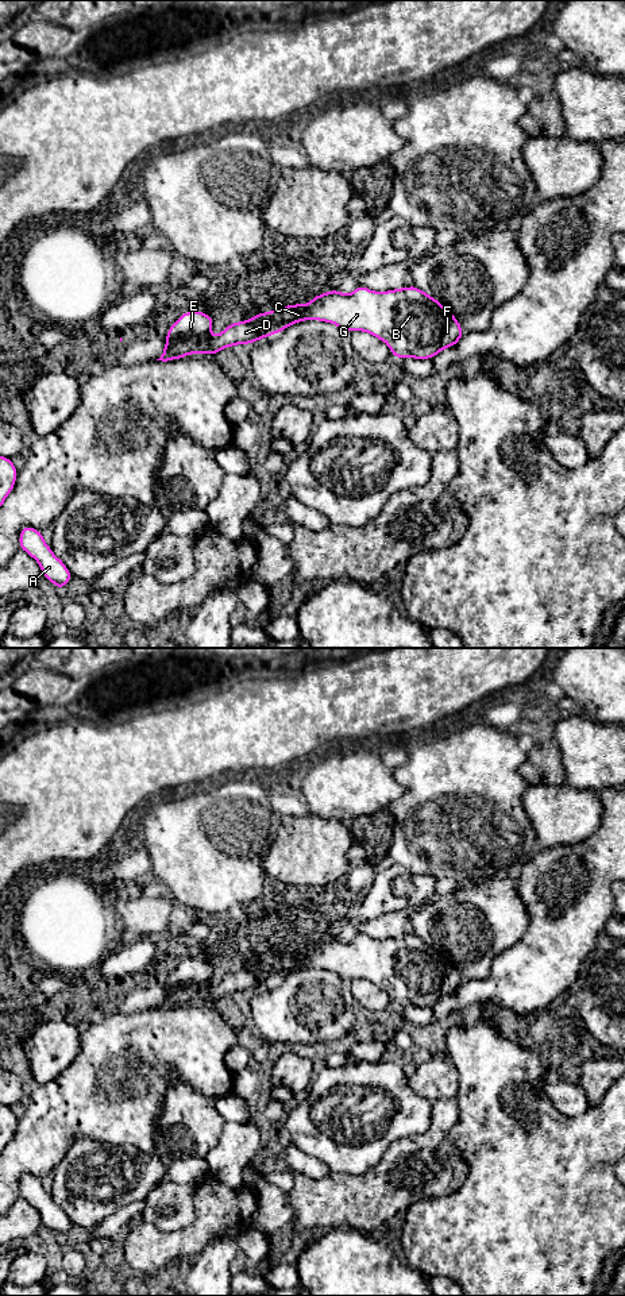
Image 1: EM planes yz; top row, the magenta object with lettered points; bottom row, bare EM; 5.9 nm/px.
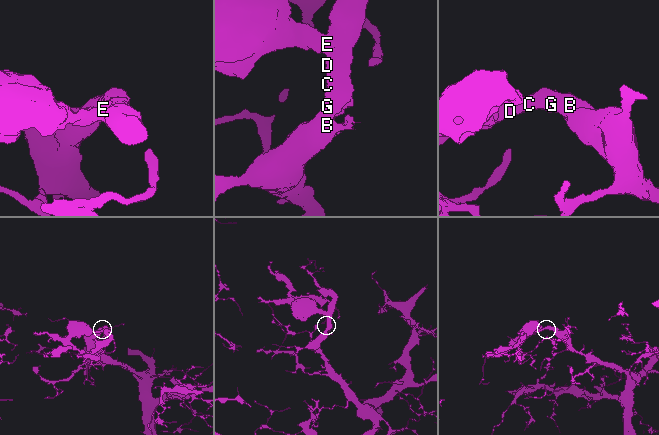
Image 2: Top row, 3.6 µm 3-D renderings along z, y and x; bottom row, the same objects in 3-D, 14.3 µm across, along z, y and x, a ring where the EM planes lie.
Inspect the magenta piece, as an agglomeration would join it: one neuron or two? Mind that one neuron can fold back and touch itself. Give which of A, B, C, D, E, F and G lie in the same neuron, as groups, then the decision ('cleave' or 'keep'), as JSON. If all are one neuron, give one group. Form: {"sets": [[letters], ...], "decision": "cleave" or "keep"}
{"sets": [["A", "B", "C", "D", "F", "G"], ["E"]], "decision": "cleave"}

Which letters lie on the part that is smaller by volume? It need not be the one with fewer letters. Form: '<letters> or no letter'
E

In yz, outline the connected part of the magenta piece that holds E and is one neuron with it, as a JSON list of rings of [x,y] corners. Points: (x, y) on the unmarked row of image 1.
[[[200,958],[181,963],[166,981],[166,992],[175,994],[182,987],[205,988],[211,981],[213,967]]]

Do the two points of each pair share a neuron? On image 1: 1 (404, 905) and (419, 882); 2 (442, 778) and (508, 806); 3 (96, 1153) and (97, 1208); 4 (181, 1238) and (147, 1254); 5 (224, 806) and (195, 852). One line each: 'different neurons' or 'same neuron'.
1: same neuron
2: same neuron
3: same neuron
4: same neuron
5: same neuron

